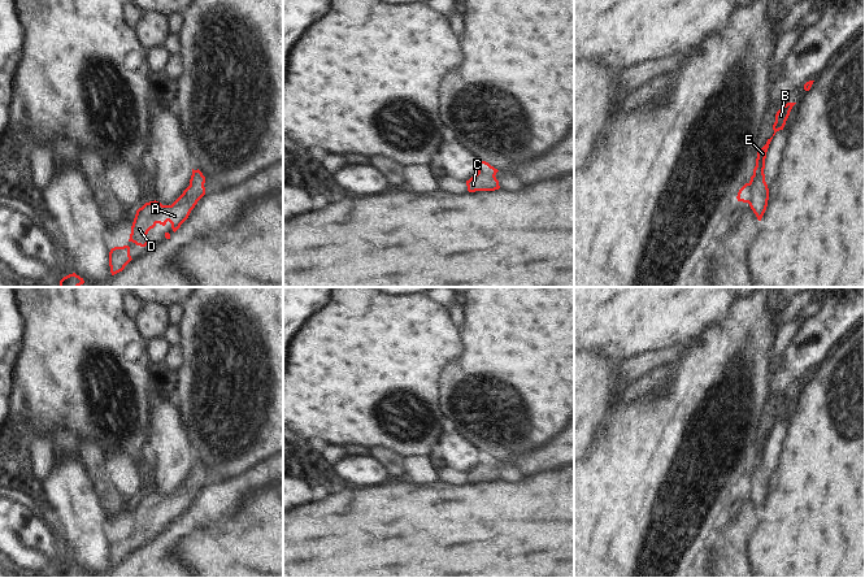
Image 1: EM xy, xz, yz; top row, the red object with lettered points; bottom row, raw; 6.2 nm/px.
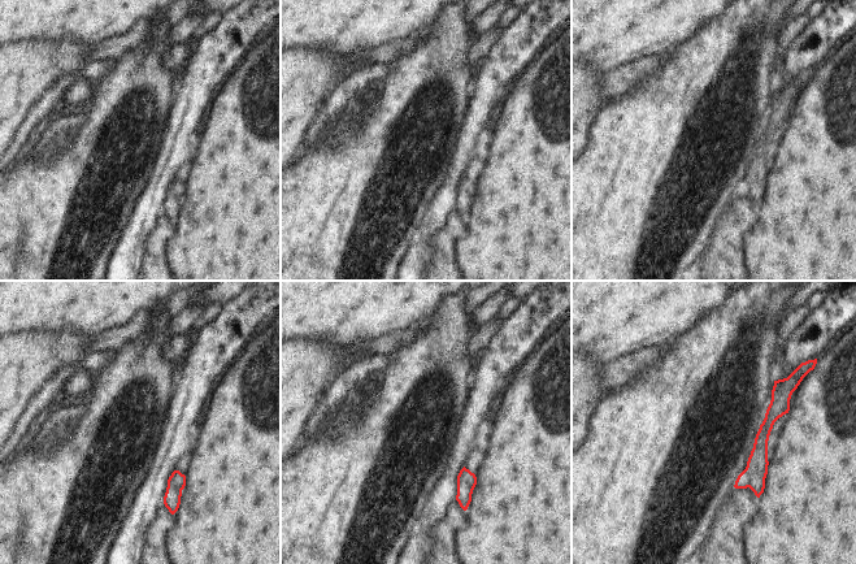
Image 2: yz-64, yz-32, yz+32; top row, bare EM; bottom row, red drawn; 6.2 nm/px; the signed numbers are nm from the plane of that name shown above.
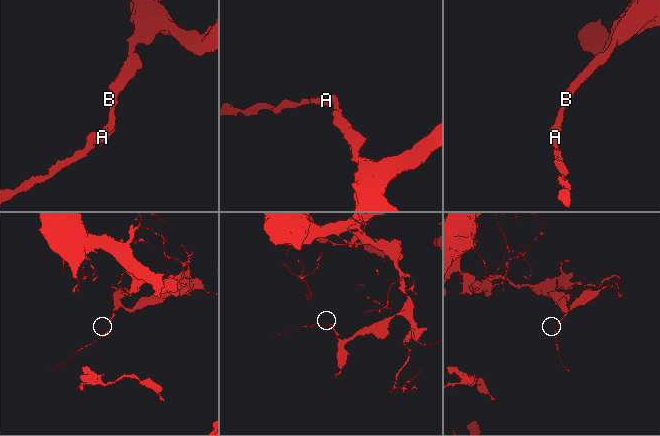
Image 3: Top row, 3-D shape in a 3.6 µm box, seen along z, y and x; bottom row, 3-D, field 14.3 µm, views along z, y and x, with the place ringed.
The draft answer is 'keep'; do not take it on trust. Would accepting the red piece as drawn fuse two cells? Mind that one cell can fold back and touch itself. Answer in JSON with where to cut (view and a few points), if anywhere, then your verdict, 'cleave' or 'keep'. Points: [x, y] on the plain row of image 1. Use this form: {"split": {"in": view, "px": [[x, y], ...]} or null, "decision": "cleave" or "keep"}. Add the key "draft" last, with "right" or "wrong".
{"split": null, "decision": "keep", "draft": "right"}

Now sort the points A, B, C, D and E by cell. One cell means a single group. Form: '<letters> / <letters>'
A B C D E

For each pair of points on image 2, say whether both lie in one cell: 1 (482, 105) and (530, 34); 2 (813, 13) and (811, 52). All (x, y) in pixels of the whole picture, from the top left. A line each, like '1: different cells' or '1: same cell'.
1: same cell
2: different cells

